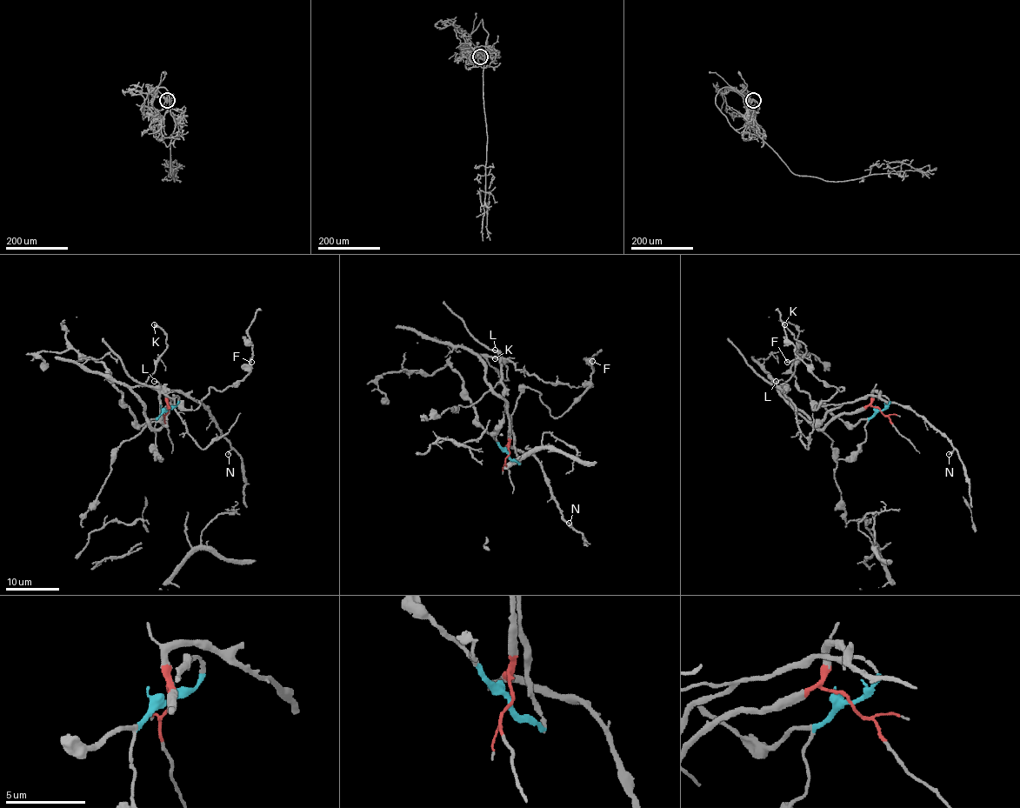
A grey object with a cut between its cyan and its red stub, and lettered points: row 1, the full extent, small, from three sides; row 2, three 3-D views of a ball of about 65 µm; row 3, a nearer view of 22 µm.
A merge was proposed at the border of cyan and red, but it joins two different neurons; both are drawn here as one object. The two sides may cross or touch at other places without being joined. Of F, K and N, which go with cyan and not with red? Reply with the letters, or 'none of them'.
F

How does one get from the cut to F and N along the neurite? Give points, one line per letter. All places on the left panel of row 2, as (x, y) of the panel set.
F: (167, 410), (177, 403), (174, 396), (171, 404), (195, 410), (210, 388), (236, 386), (251, 363)
N: (167, 410), (167, 395), (170, 392), (186, 393), (198, 401), (230, 444), (229, 455)

